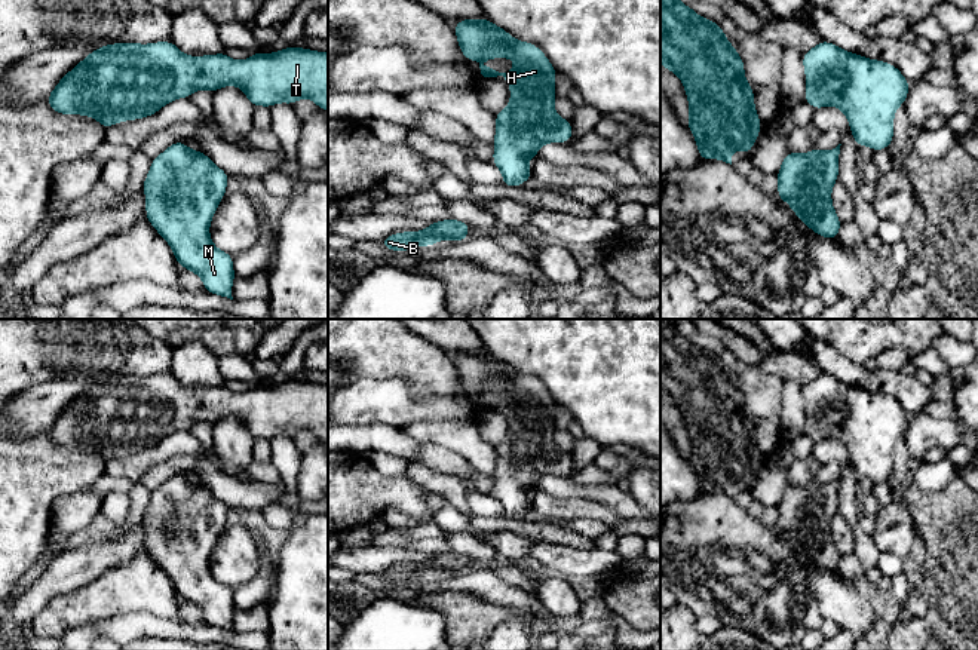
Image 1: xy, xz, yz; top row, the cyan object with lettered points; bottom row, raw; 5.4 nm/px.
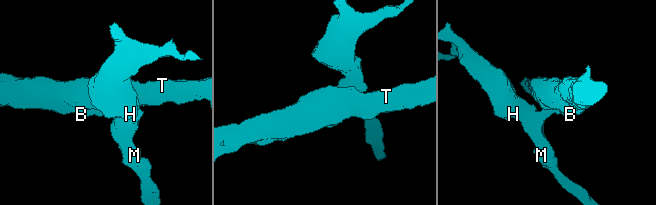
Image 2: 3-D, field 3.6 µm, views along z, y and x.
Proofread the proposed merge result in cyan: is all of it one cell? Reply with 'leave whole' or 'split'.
leave whole

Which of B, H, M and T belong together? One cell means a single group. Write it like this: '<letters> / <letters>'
B H M T

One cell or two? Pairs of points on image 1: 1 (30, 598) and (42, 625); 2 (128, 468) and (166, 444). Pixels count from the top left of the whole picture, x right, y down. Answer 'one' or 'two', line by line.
1: two
2: one

